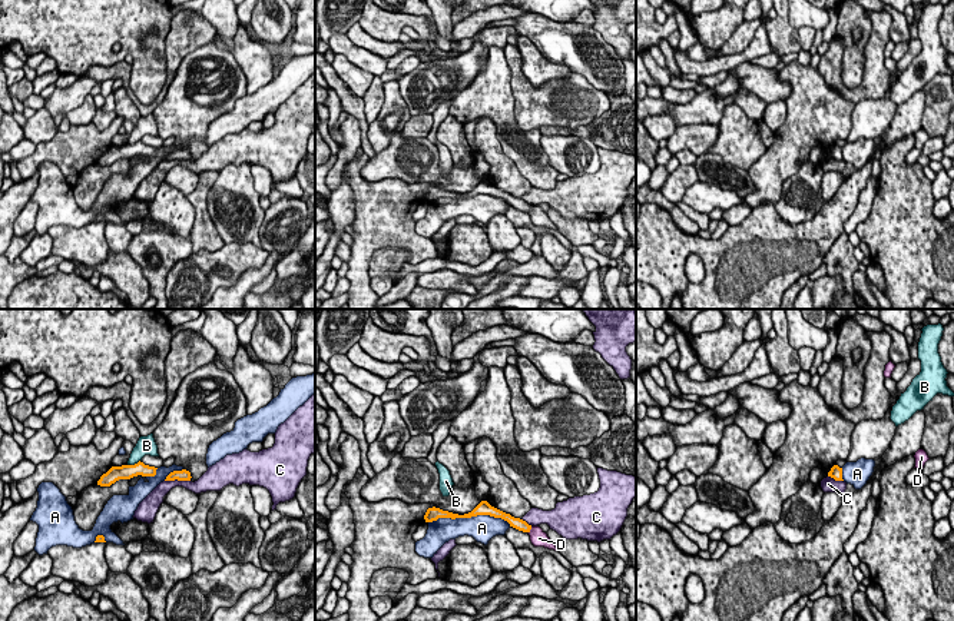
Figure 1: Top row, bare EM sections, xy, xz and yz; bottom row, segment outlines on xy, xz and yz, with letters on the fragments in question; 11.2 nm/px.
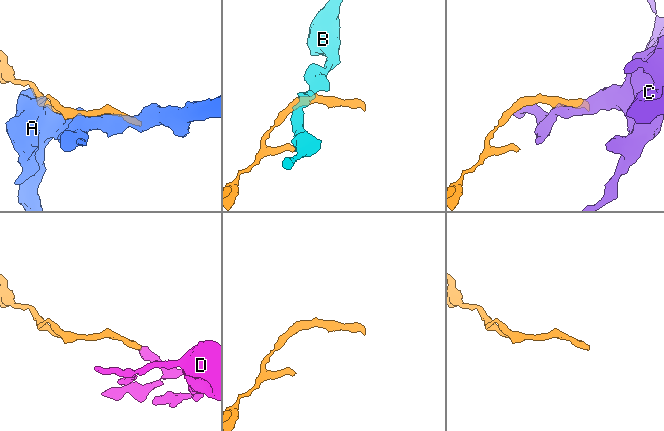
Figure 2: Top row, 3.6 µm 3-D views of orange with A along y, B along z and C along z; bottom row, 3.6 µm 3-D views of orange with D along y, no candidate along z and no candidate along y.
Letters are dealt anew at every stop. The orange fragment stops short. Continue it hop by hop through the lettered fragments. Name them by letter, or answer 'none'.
D

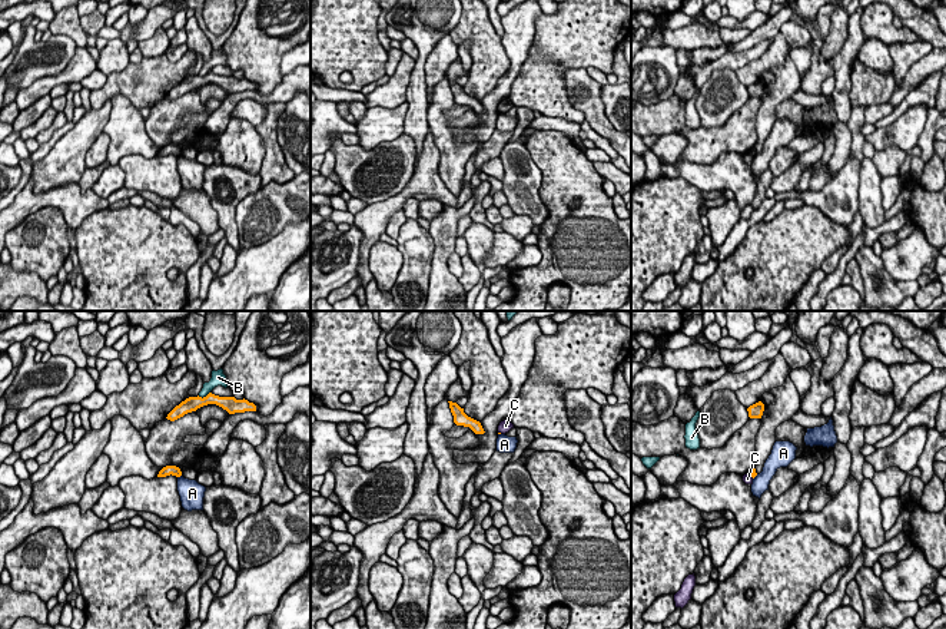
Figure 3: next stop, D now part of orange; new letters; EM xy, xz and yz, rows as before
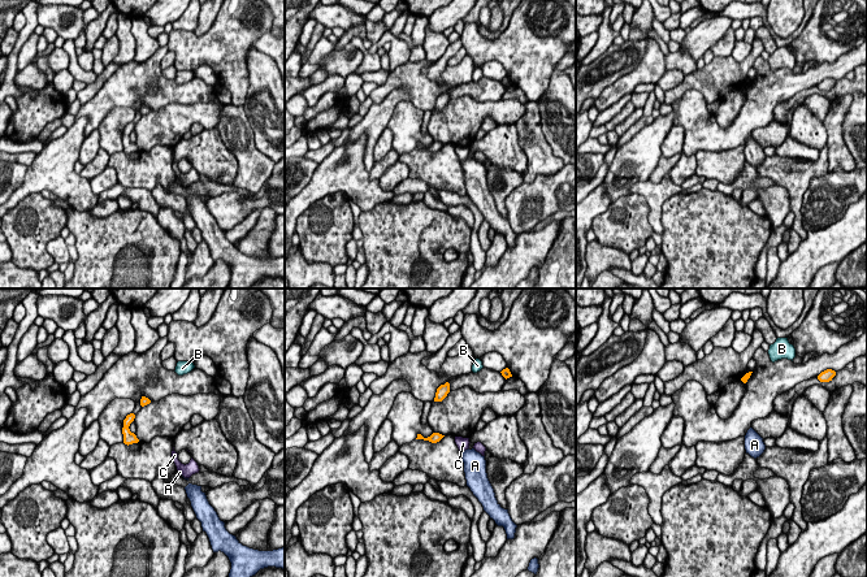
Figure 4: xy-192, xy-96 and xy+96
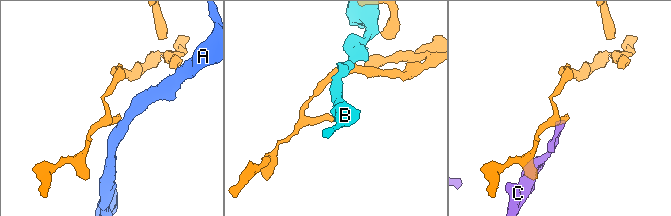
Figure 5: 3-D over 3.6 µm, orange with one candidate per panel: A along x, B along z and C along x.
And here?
none

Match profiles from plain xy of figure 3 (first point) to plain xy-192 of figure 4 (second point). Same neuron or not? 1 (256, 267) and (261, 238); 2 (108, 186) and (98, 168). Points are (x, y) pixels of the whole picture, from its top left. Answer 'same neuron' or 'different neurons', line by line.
1: different neurons
2: different neurons

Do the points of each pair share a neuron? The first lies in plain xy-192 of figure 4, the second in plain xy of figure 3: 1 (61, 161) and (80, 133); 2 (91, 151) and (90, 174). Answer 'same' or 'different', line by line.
1: different
2: different

